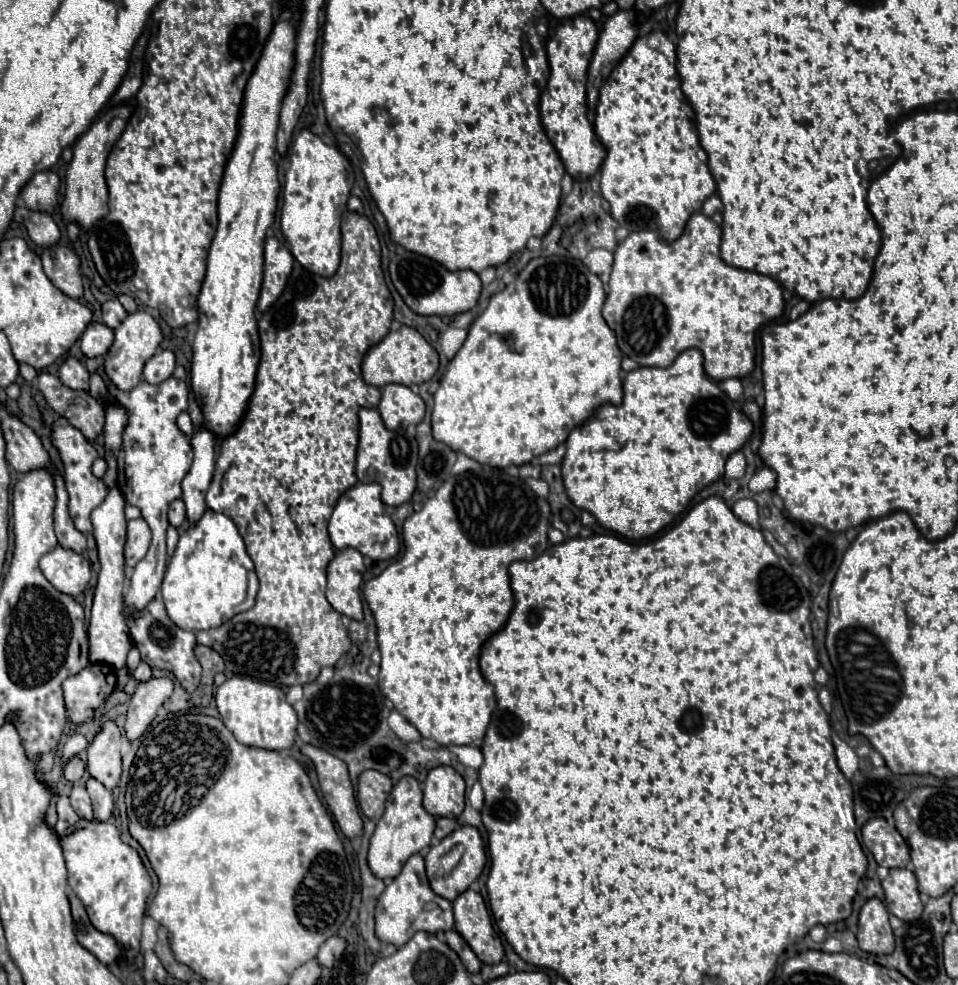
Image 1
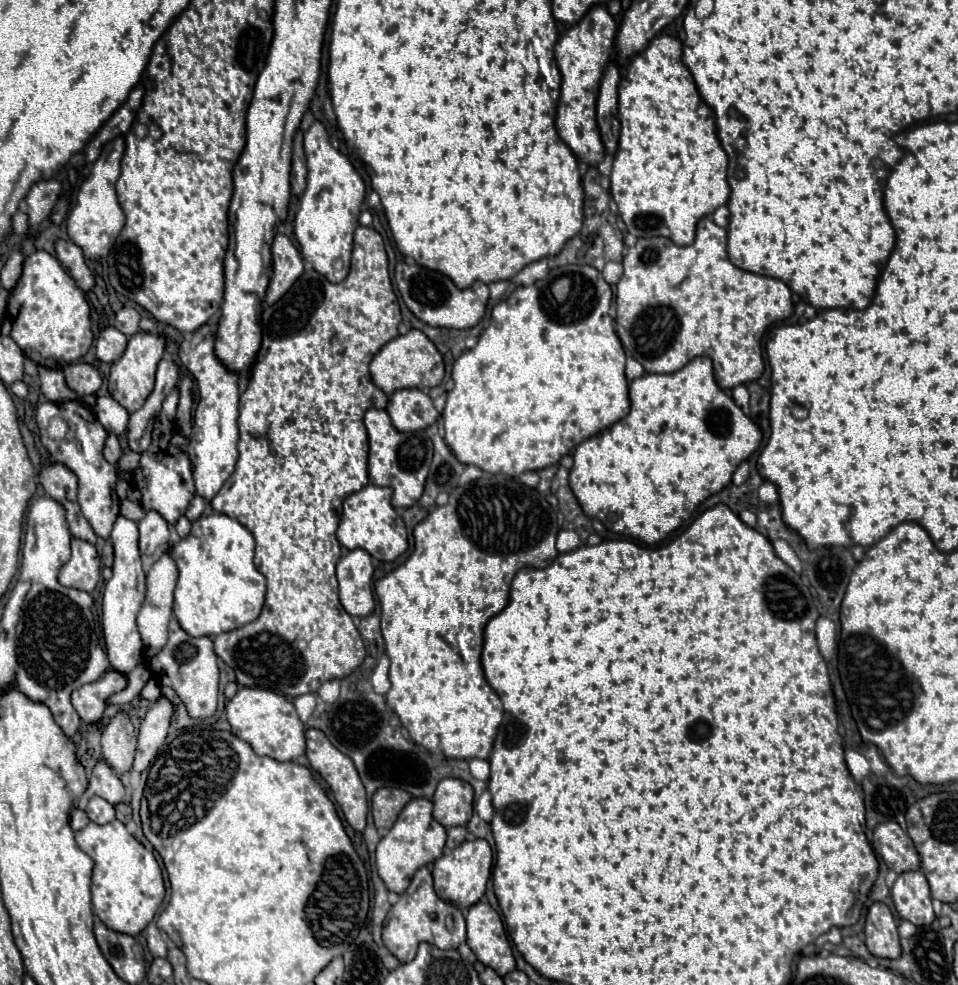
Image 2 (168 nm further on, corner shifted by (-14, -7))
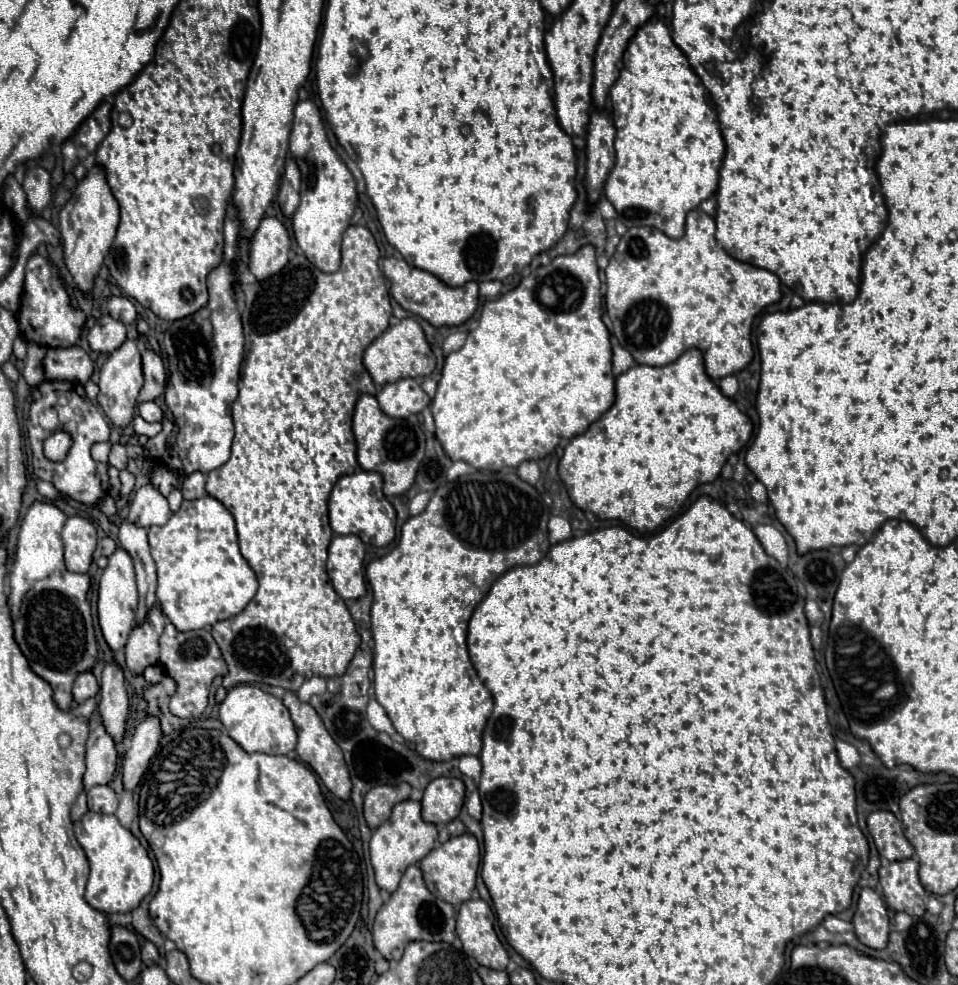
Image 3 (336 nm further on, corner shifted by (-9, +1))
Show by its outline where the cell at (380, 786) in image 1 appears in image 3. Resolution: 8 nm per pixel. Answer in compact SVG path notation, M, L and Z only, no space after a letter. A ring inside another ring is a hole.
M381 784L381 786L375 786L371 788L371 792L367 792L365 796L365 808L363 808L363 814L365 814L365 822L371 830L379 828L379 824L383 824L393 806L407 800L411 794L411 786L409 784Z

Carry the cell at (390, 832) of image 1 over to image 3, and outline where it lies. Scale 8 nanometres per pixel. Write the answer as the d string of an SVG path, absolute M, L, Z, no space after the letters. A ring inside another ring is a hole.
M405 800L405 802L397 804L393 808L389 820L373 832L371 844L369 844L371 864L375 870L377 886L381 890L387 890L389 894L393 894L399 886L399 880L401 880L405 868L411 864L417 864L423 856L427 856L427 852L431 852L435 840L437 840L437 828L433 824L427 824L421 818L421 804L419 802Z

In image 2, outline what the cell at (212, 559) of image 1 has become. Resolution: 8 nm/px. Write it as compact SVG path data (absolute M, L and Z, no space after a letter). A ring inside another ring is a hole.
M208 514L192 522L188 538L178 540L172 548L172 558L178 564L180 576L174 590L174 616L190 636L214 636L228 630L236 630L256 620L264 606L266 578L256 570L254 558L254 536L238 520L226 514Z

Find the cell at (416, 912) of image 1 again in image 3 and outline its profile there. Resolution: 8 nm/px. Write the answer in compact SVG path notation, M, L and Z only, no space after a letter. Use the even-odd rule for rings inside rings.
M409 866L401 878L397 892L391 894L389 902L381 906L373 924L373 942L381 956L389 962L397 962L403 956L403 948L413 940L427 942L453 942L455 940L455 920L457 910L453 904L433 896L423 884L419 866Z

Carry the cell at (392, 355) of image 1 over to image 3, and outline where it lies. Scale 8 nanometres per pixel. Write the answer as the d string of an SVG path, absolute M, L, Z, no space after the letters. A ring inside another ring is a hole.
M403 318L399 324L389 326L379 338L375 338L369 348L363 354L363 364L367 368L367 372L371 374L373 382L377 386L401 380L401 378L425 378L431 376L431 372L435 370L435 356L425 340L425 334L421 330L421 326L417 324L417 320L413 318Z

